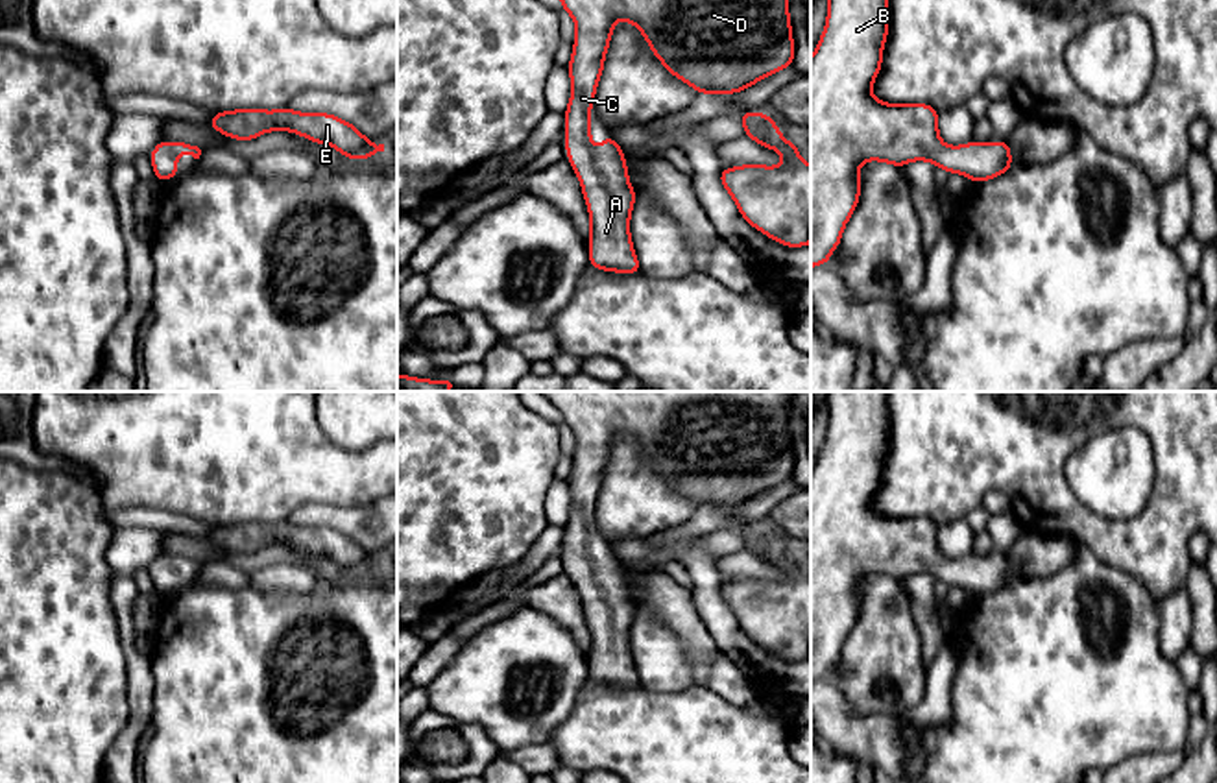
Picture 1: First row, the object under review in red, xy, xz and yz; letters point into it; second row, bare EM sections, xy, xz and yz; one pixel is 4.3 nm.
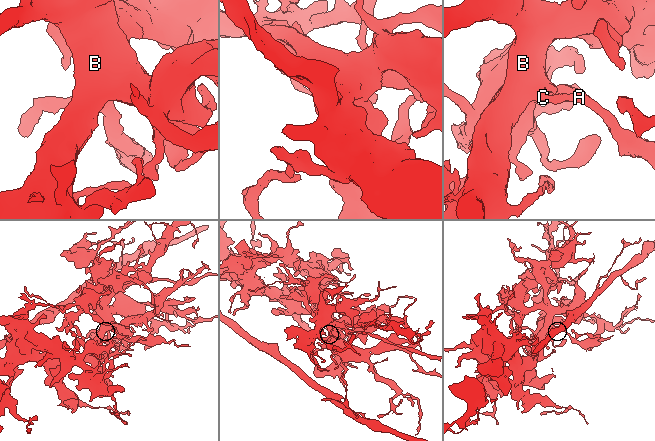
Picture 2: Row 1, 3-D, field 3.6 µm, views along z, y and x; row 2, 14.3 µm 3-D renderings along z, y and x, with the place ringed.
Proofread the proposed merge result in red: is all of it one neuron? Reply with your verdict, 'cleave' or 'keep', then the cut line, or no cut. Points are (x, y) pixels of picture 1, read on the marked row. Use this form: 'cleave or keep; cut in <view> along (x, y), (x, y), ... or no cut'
keep; no cut

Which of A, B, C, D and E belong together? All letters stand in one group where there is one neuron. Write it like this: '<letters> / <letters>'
A B C D E

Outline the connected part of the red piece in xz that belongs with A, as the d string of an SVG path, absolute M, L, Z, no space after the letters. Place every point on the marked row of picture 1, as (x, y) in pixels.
M561 0L563 9L572 17L576 37L569 61L571 100L565 114L565 150L569 164L582 183L582 194L589 209L589 264L596 270L617 273L641 273L639 260L630 236L632 207L637 199L628 179L624 151L608 135L602 144L591 144L591 103L602 78L606 52L617 20L632 22L646 39L654 55L663 66L700 94L733 94L755 85L794 63L794 41L789 17L789 0Z

